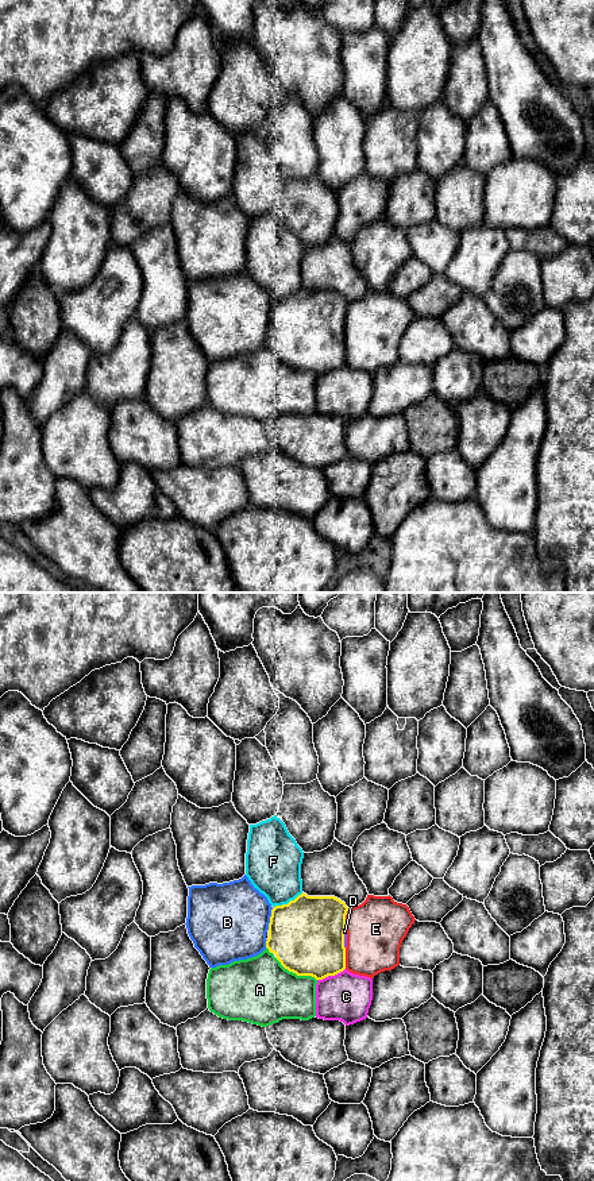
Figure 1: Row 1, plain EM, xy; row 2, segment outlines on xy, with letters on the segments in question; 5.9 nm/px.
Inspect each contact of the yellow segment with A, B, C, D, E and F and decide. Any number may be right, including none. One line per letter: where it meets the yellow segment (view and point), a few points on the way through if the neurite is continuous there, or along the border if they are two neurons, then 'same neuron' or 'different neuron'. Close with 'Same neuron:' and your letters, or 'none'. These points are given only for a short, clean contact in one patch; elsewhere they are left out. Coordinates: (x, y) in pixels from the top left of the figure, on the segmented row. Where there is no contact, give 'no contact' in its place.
A: xy (296, 973) | different neuron
B: xy (270, 919) | different neuron
C: xy (331, 975) | different neuron
D: xy (343, 940) | different neuron
E: xy (344, 919) | different neuron
F: xy (289, 902) | different neuron
Same neuron: none

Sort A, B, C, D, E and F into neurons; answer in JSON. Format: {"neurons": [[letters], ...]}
{"neurons": [["A"], ["B"], ["C"], ["D", "E"], ["F"]]}

